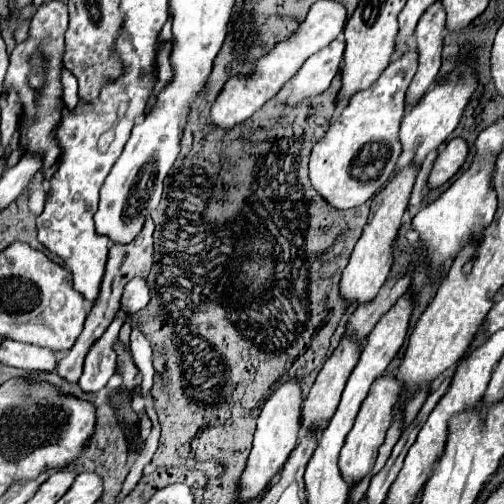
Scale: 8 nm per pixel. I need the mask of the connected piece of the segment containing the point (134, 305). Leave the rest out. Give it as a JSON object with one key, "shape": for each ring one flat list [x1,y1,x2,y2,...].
{"shape":[[134,277,122,295,122,305,126,305,130,309,130,313,136,313,140,309,144,309,150,303,150,289,146,279,142,277]]}

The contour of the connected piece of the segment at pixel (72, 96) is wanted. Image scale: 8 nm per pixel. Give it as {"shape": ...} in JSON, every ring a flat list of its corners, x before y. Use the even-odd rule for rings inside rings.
{"shape":[[62,69,62,85,64,85,64,103,70,107,76,107,78,105,78,81,66,69]]}

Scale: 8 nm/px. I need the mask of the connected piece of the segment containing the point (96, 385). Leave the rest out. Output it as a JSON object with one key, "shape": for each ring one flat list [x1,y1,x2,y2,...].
{"shape":[[116,317,106,333,92,345,90,353,84,361,84,373,78,381,80,389,84,393,96,393,102,387,106,387,108,379,114,375,114,341,118,339,118,331,124,325,124,317]]}

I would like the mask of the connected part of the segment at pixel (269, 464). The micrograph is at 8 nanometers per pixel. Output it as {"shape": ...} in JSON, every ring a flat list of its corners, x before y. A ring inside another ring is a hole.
{"shape":[[290,377,272,393,272,397,264,403,262,413,258,417,254,445,238,487,240,503,250,501,252,497,266,489,266,485,274,479,274,475,280,471,280,467,286,463,288,455,296,447,300,431,302,431,302,385,298,377]]}

